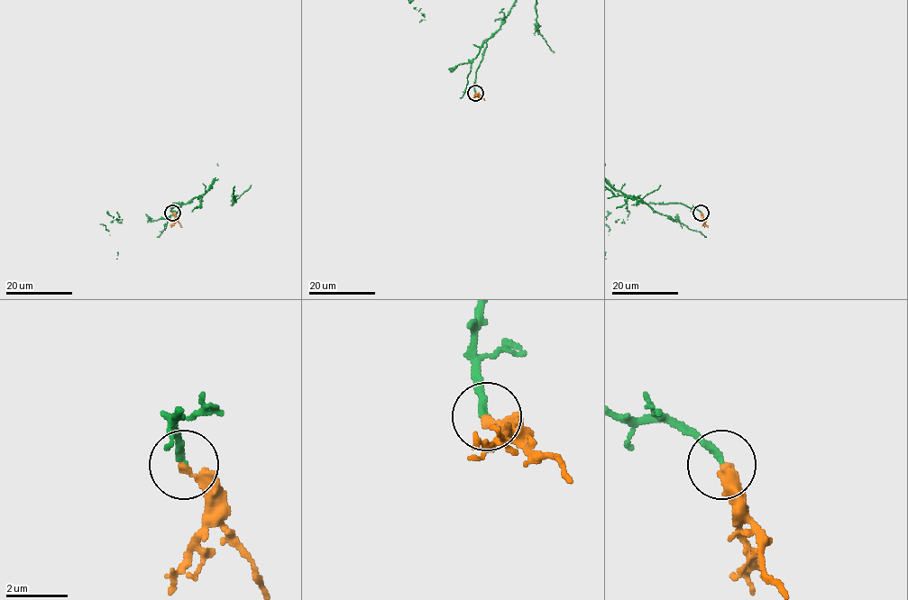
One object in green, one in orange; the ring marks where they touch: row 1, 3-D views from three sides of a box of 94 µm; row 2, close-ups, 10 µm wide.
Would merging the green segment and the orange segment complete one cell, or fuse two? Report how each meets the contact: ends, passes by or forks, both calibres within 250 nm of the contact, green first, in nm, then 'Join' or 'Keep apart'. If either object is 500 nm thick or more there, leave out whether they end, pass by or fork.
At the ring green ends. At the ring orange ends. Thickness 220 nm (green) against 300 nm. Join

